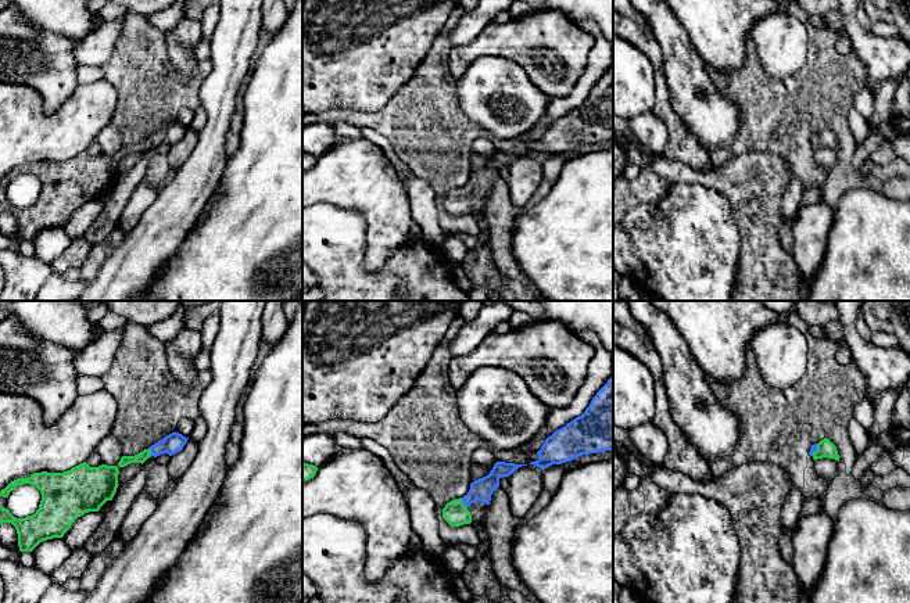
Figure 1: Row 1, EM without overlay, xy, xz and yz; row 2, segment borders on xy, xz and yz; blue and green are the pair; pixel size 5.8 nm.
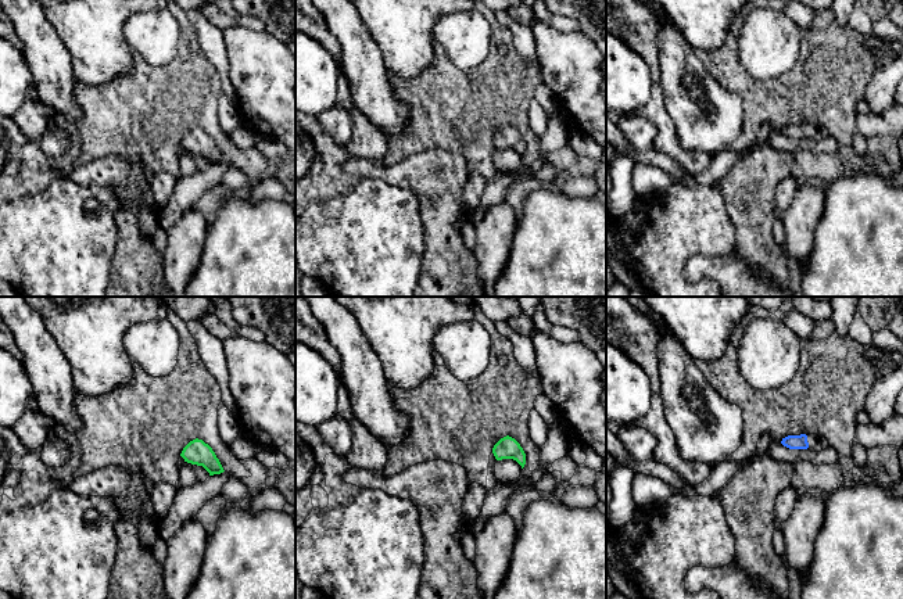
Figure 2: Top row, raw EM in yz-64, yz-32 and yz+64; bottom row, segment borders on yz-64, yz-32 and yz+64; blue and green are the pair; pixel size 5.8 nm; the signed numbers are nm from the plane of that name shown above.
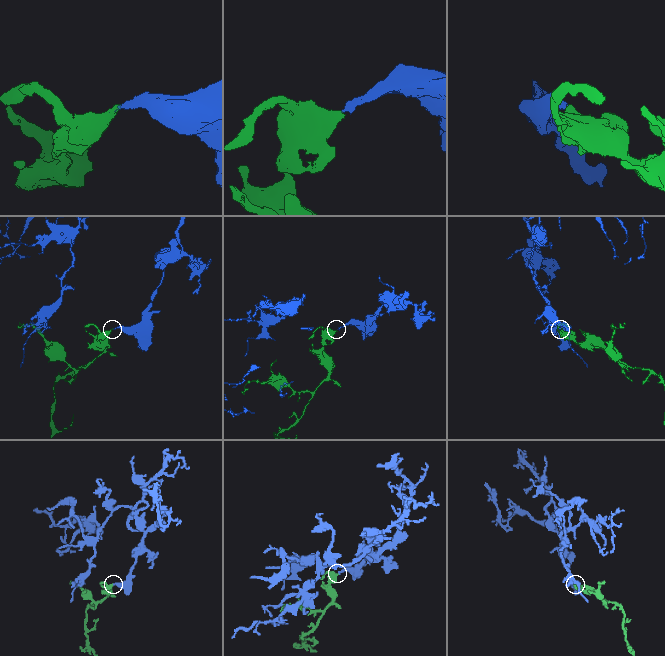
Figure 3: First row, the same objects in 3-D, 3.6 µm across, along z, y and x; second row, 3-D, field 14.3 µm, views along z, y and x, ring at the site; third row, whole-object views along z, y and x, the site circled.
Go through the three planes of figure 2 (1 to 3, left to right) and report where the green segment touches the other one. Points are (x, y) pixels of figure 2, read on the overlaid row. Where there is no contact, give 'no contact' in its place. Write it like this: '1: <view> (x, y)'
1: no contact
2: no contact
3: no contact

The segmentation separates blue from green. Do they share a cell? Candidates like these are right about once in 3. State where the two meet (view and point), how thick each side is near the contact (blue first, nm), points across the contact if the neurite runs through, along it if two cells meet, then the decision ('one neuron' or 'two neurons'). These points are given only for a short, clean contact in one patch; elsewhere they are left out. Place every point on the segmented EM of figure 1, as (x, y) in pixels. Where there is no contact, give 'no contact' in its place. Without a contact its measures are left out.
contact xz (462, 502); calibres 130 and 150 nm; way xz (480, 490), (462, 502), (455, 513); one neuron

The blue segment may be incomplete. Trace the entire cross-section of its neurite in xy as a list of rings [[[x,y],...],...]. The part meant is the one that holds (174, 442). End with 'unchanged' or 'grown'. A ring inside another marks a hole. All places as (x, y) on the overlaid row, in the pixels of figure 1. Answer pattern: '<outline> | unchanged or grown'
[[[172,432],[166,435],[165,438],[160,439],[154,445],[151,445],[148,449],[144,449],[143,452],[135,455],[135,456],[122,456],[118,466],[125,467],[130,463],[144,463],[148,457],[160,456],[162,453],[168,453],[169,456],[180,452],[183,446],[186,445],[189,438],[183,437],[179,432]]] | grown

